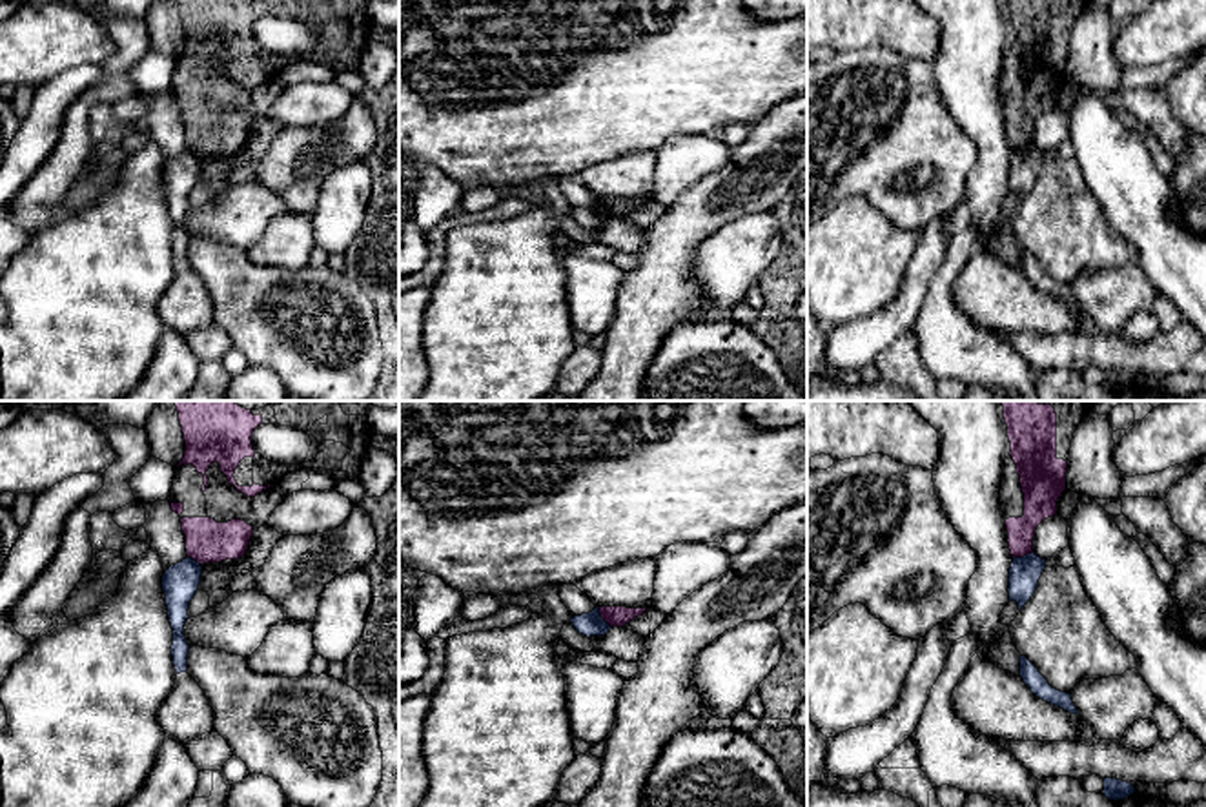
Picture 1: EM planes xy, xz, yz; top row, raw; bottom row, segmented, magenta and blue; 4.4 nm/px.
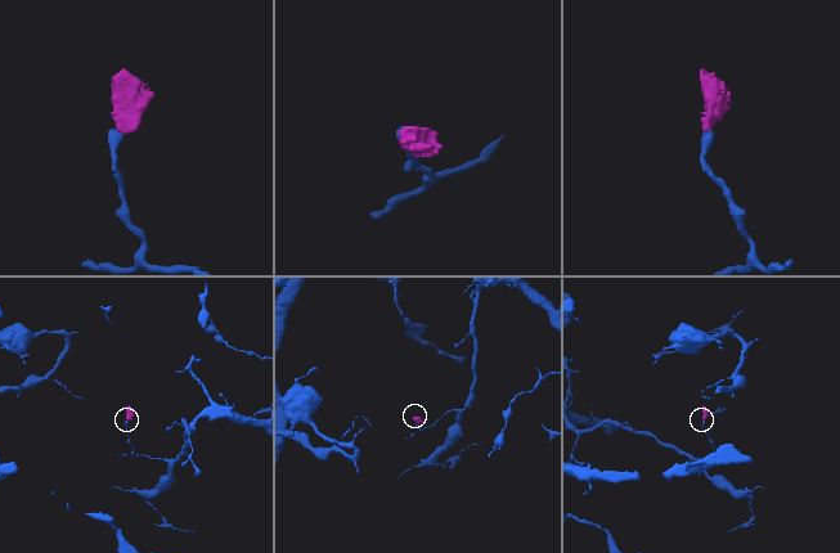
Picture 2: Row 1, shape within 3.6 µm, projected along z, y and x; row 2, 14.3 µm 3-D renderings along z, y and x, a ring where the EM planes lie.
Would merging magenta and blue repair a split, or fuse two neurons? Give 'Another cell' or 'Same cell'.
Another cell

